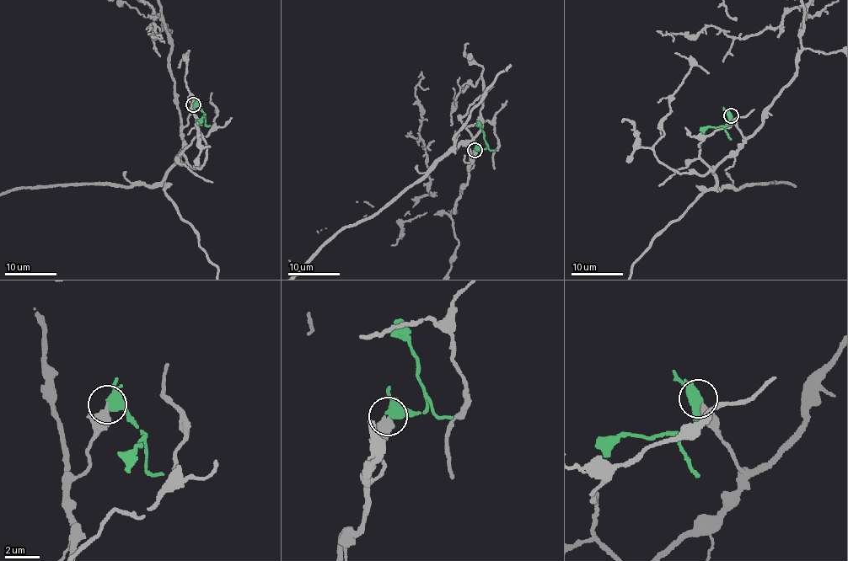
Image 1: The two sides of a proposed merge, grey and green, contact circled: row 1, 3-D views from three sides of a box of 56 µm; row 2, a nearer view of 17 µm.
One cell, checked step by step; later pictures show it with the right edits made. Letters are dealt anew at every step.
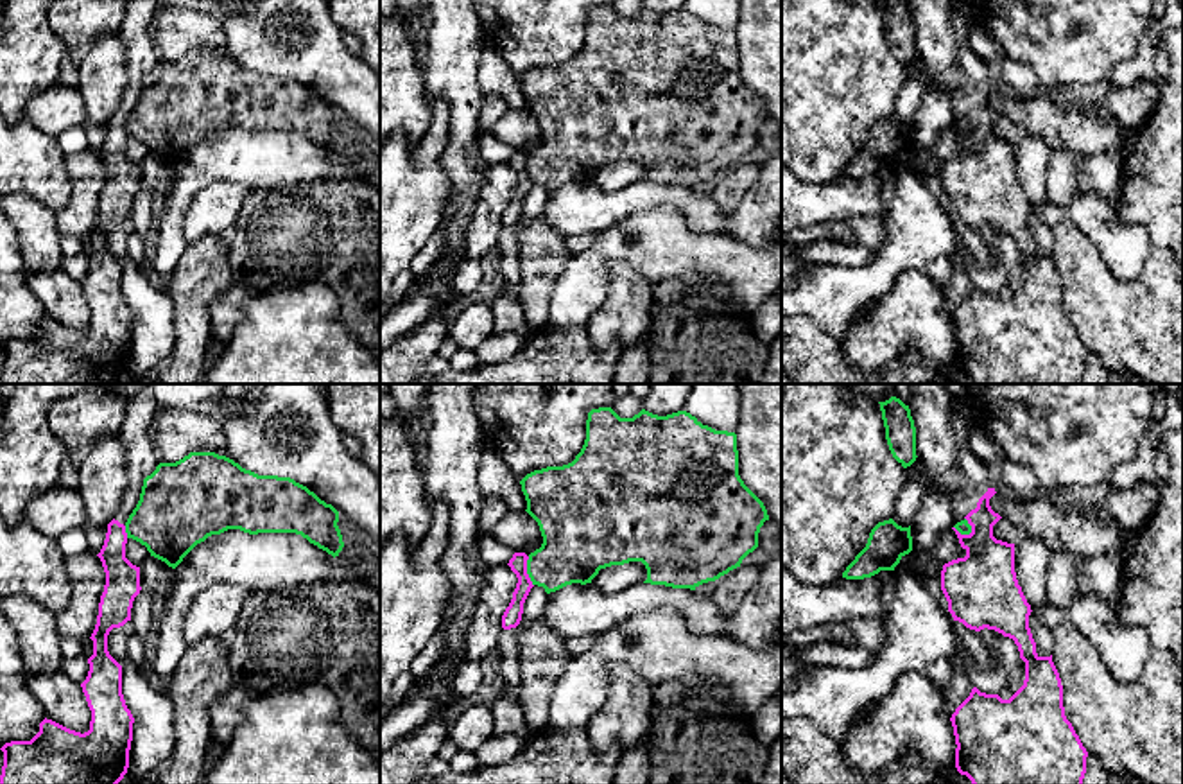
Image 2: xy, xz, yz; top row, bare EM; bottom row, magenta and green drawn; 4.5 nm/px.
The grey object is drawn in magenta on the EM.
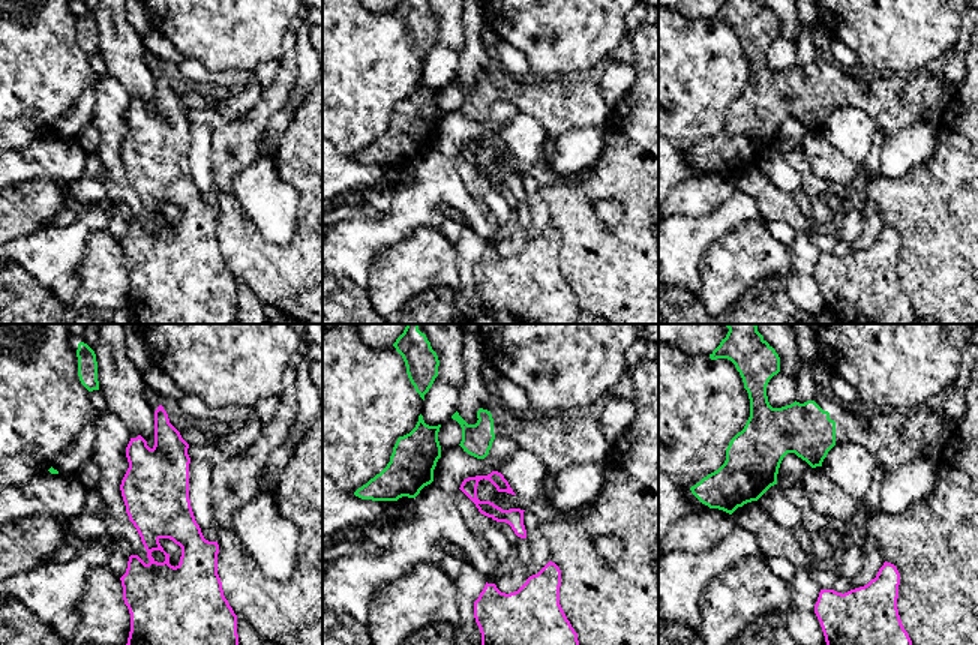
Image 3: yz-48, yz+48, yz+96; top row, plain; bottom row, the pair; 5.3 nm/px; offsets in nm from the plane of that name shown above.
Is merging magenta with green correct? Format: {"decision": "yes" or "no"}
{"decision": "no"}

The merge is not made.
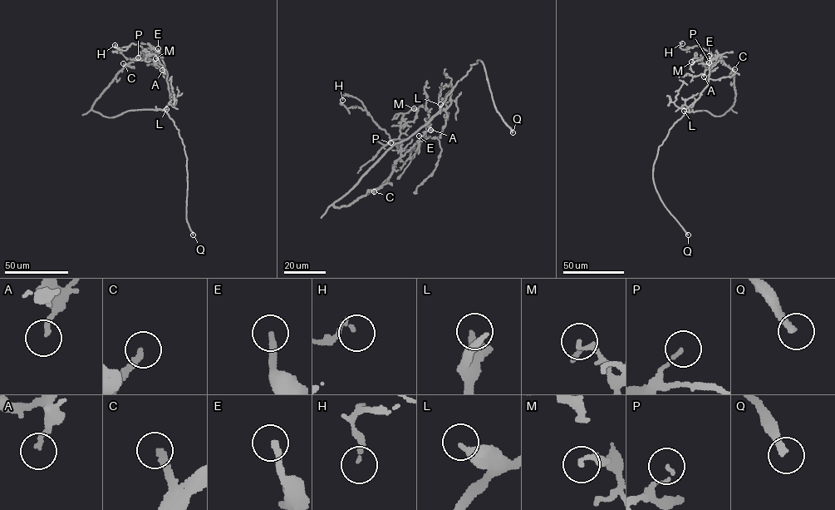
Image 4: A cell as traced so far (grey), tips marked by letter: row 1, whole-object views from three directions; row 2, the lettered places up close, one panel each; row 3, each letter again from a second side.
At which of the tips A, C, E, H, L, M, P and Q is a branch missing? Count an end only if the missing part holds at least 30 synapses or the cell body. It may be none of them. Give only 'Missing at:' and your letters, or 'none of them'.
Missing at: C, Q

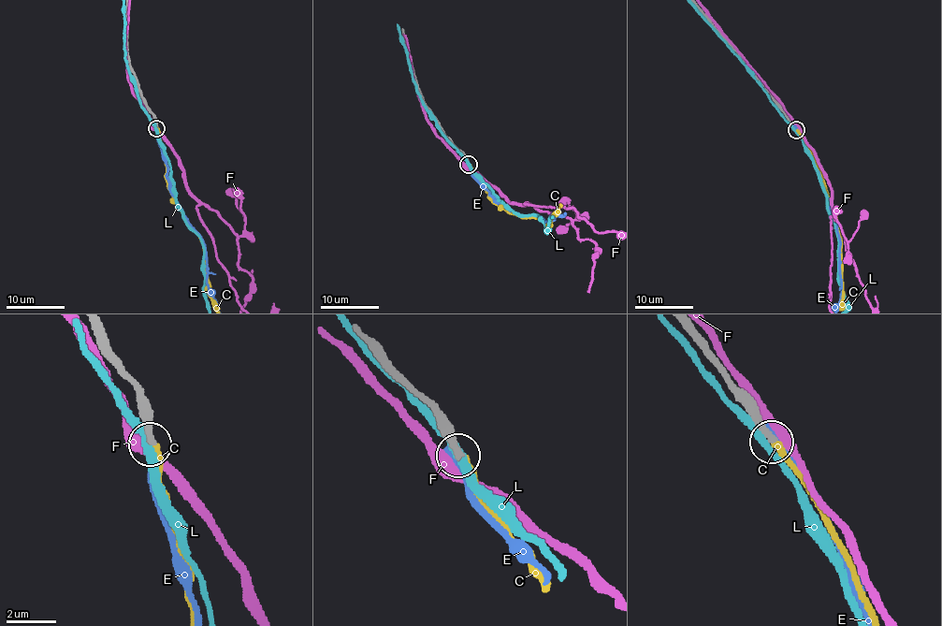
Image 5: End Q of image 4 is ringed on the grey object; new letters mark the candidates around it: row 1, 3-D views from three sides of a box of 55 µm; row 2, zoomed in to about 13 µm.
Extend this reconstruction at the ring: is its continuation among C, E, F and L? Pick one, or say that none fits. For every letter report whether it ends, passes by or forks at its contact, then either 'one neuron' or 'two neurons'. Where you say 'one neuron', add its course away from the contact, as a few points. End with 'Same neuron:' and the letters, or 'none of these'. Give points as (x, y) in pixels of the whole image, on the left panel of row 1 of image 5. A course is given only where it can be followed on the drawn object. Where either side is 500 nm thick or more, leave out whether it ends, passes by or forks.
C: it ends | one neuron
E: it ends | two neurons
F: two neurons
L: it passes by | two neurons
Same neuron: C

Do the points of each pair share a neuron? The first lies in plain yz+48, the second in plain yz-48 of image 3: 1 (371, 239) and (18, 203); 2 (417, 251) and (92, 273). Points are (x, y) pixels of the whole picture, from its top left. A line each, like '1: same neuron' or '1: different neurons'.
1: different neurons
2: same neuron

